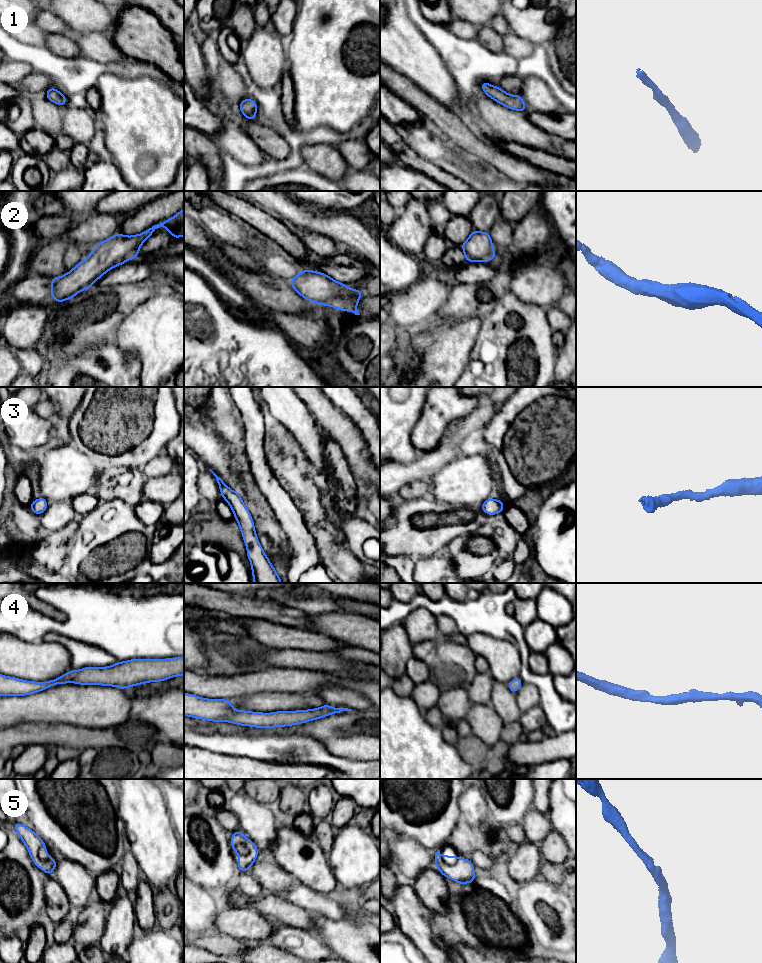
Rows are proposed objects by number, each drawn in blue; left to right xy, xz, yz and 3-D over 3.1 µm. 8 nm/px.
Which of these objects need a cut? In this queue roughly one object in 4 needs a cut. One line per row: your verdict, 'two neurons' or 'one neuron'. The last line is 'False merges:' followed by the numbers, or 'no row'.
1: one neuron
2: one neuron
3: one neuron
4: one neuron
5: one neuron
False merges: no row

